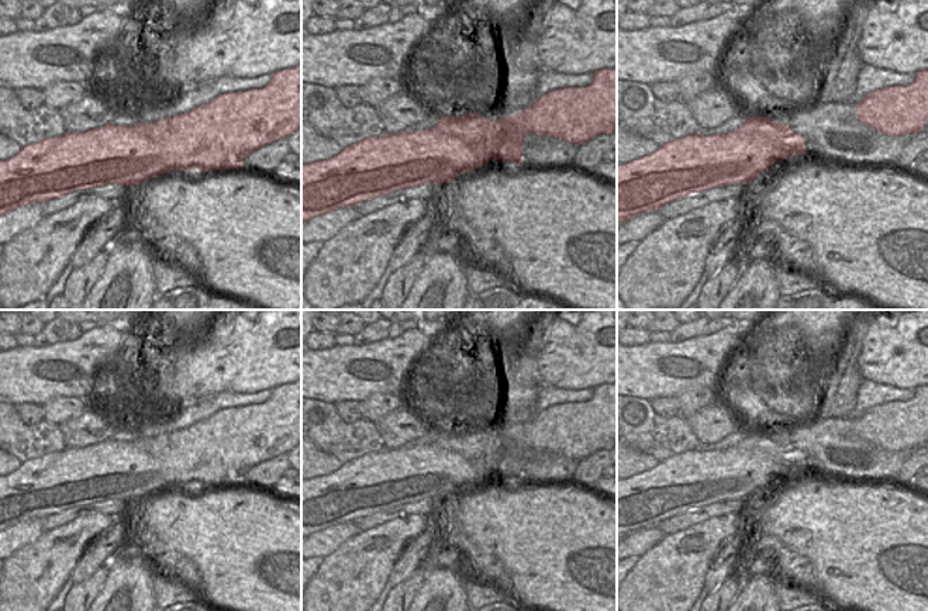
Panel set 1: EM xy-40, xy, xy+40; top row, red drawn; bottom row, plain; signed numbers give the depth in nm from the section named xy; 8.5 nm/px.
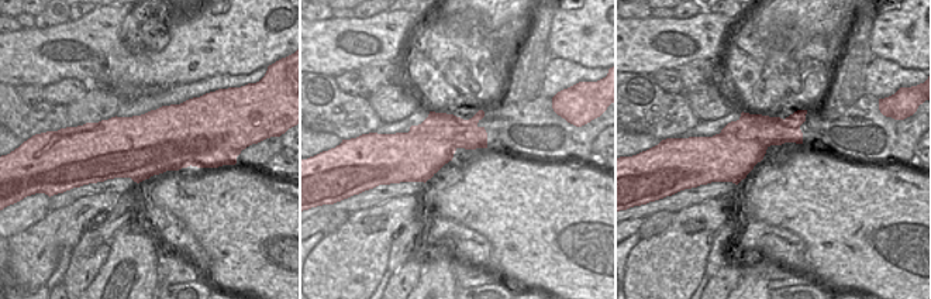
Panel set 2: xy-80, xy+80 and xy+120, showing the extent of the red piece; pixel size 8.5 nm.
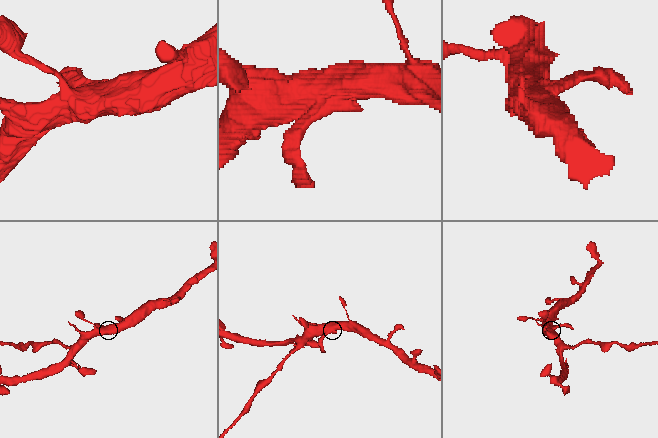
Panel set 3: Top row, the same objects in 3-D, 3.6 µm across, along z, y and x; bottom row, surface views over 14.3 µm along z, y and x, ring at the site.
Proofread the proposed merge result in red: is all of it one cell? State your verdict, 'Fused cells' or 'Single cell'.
Fused cells.

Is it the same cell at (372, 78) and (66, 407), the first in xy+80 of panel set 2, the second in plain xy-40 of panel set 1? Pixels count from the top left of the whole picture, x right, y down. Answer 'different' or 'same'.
same

